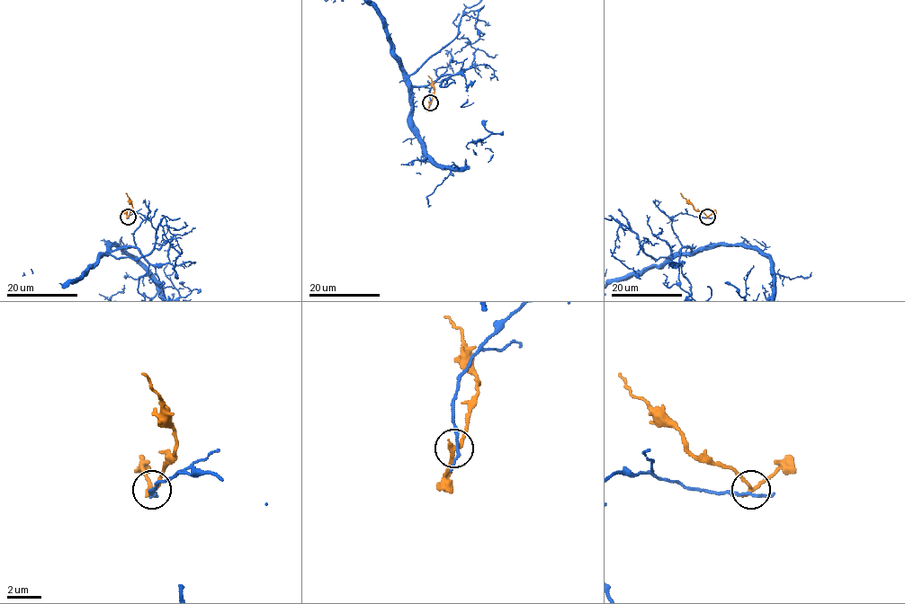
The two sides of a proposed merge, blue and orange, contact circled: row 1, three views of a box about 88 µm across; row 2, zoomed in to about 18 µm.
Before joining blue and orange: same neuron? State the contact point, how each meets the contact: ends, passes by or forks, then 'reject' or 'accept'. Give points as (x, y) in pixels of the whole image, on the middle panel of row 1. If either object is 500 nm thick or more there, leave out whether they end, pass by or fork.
place (430, 102); blue passes by; orange passes by; reject

